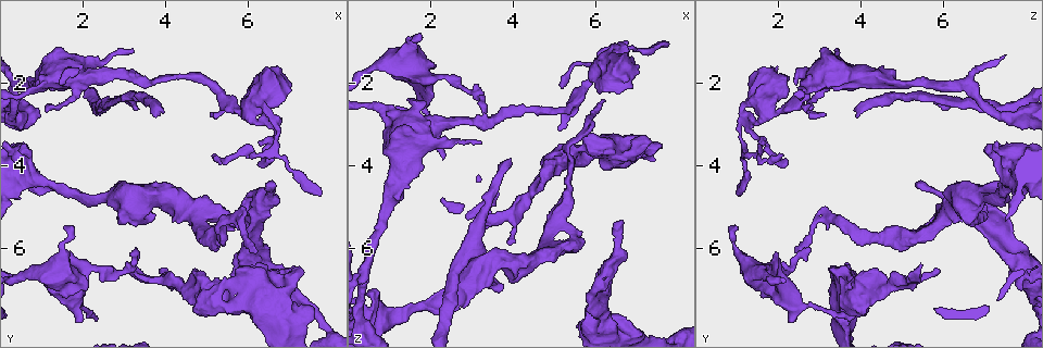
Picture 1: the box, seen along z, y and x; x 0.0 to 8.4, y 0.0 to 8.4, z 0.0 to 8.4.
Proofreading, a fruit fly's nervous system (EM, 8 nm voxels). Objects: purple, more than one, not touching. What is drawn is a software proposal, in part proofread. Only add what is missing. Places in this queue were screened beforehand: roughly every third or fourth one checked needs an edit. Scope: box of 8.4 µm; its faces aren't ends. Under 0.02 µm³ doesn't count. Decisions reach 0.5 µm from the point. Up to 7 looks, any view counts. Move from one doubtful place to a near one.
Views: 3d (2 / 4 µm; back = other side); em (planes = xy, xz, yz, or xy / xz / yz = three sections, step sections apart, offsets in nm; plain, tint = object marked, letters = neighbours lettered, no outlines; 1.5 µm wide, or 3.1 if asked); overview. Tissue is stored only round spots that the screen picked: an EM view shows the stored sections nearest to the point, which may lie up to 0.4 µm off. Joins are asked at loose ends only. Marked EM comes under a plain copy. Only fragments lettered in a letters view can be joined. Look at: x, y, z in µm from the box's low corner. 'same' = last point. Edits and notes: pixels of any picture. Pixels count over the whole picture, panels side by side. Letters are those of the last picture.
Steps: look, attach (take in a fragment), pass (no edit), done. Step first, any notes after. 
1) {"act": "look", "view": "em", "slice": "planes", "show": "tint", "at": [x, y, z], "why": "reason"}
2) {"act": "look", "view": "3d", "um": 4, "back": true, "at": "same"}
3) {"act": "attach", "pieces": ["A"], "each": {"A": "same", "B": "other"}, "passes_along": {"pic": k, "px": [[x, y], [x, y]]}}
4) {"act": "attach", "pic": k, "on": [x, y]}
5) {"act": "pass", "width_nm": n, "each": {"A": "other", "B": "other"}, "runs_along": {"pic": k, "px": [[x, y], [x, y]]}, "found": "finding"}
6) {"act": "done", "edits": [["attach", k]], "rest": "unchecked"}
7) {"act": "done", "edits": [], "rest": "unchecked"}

{"act": "look", "view": "em", "slice": "xz", "step": 8, "show": "tint", "at": [7.30, 6.50, 3.45], "why": "free end"}

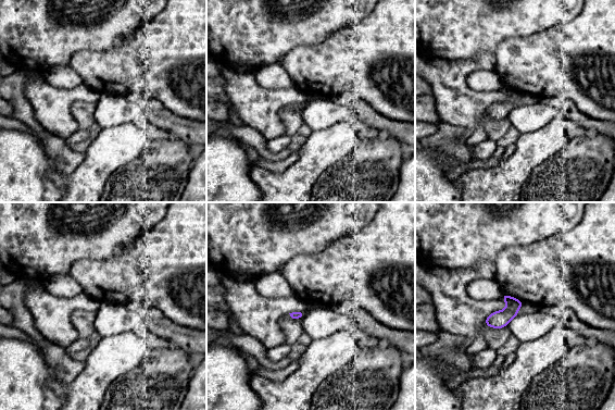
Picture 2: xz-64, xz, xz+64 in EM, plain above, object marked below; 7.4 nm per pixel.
{"act": "look", "view": "em", "slice": "planes", "show": "letters", "at": "same", "why": "another direction"}

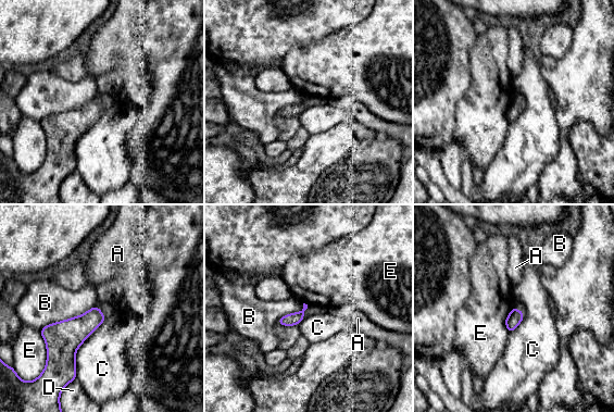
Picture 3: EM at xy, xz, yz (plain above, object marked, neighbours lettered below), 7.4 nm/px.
{"act": "pass", "each": {"A": "other", "B": "other", "C": "other", "D": "other", "E": "other"}, "border": {"pic": 3, "px": [[39, 332], [46, 345], [47, 361]]}, "found": "no lettered fragment goes on from it"}

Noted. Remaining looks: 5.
{"act": "look", "view": "3d", "um": 4, "at": [5.50, 6.95, 7.90], "why": "thick end"}

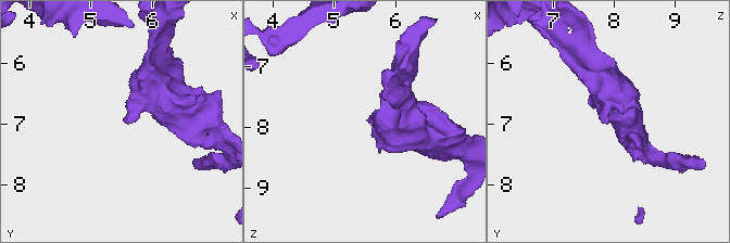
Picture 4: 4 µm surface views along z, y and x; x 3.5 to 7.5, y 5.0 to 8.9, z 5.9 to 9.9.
{"act": "look", "view": "em", "slice": "planes", "show": "letters", "at": [5.55, 7.00, 7.90]}

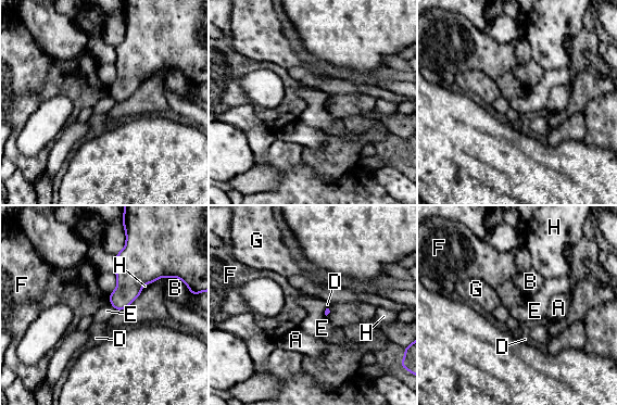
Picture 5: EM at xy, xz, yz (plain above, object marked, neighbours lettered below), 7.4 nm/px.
{"act": "pass", "each": {"A": "other", "B": "other", "D": "other", "E": "other", "F": "other", "G": "other", "H": "other"}, "found": "no lettered fragment goes on from it"}

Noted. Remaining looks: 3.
{"act": "look", "view": "em", "slice": "planes", "show": "tint", "at": [1.55, 5.45, 0.90], "why": "thin end"}

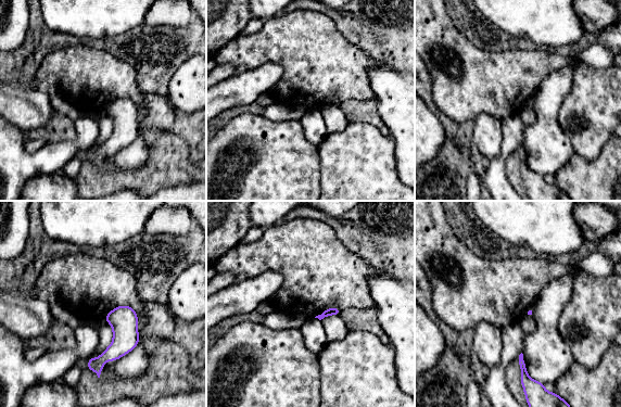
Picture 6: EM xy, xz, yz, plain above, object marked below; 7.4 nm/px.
{"act": "look", "view": "em", "slice": "planes", "show": "letters", "at": "same", "why": "what lies round it"}

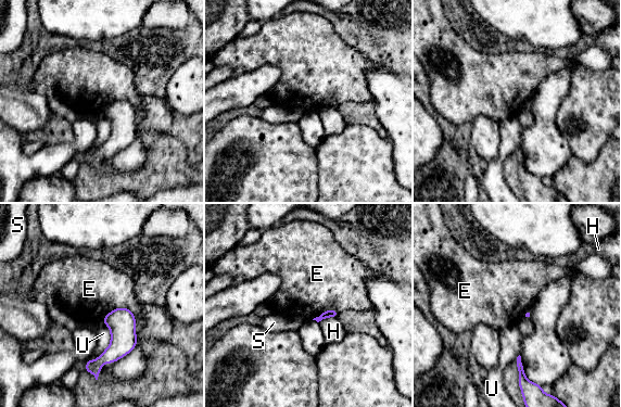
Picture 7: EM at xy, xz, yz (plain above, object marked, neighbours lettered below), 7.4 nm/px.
{"act": "pass", "each": {"E": "other", "H": "other", "S": "other", "U": "other"}, "runs_along": {"pic": 7, "px": [[125, 310], [123, 340], [96, 372]]}, "found": "no lettered fragment goes on from it"}

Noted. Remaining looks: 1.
{"act": "done", "edits": [], "rest": "unchecked"}

